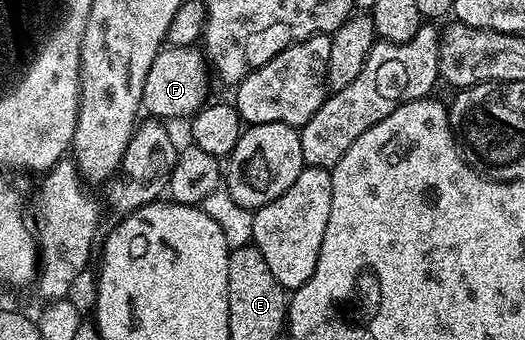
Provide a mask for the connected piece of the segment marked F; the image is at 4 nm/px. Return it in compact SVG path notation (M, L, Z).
M173 45L161 49L154 63L150 63L150 75L146 79L144 88L143 112L148 113L147 116L152 119L191 118L192 114L203 109L209 100L208 73L210 77L209 62L199 48L190 45Z

